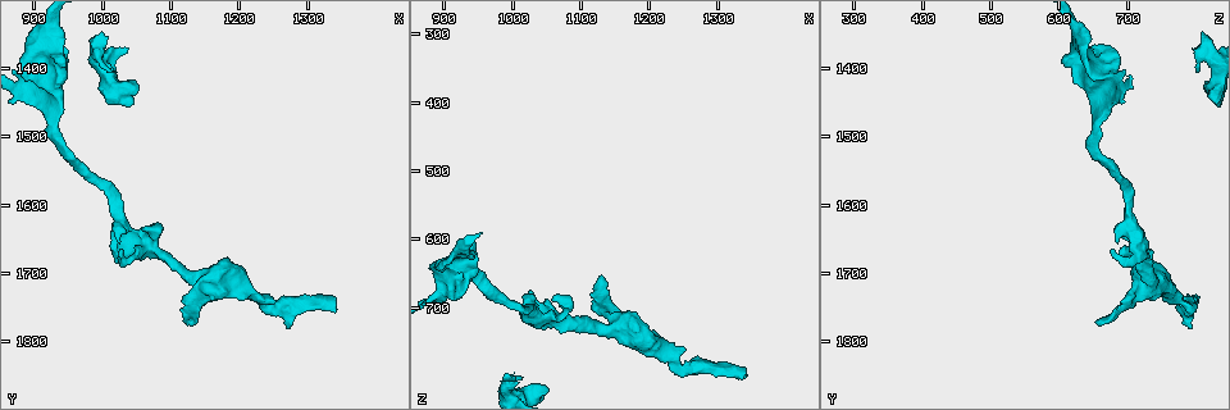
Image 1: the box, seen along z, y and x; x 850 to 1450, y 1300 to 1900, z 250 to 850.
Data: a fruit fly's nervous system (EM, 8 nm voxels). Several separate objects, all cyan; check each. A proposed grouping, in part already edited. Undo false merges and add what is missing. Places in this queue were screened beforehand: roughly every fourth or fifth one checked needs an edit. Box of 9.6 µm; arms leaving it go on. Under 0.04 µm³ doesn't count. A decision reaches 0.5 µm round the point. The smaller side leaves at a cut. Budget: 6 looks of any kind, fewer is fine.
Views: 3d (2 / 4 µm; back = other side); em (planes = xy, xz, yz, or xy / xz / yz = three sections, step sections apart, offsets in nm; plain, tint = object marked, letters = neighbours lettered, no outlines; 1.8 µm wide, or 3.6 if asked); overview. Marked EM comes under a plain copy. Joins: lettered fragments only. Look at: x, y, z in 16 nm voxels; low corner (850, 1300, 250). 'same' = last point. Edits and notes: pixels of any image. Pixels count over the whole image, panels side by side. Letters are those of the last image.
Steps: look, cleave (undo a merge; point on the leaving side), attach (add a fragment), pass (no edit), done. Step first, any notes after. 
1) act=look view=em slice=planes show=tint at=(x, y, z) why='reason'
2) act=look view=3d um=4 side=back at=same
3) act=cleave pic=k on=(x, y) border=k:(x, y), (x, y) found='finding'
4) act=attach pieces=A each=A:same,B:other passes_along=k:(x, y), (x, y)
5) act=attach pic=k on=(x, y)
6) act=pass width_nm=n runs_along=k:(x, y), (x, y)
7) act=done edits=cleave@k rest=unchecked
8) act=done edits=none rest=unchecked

act=look view=3d um=4 at=(1000, 1345, 815) why='branch stops here'

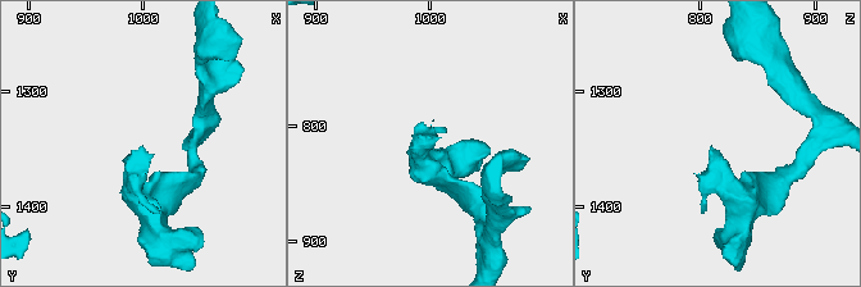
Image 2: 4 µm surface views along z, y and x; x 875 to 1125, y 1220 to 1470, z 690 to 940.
act=look view=em slice=xy step=8 show=letters at=(1000, 1346, 812) why='now the EM'

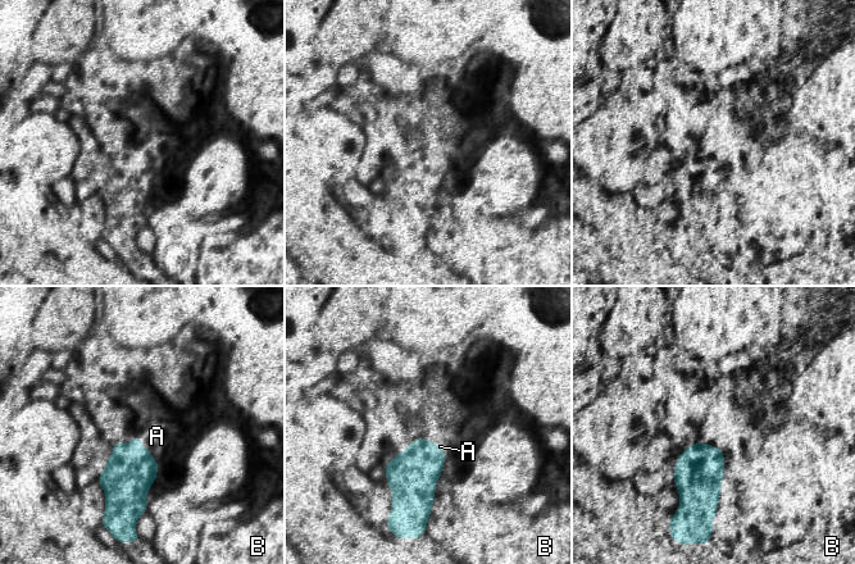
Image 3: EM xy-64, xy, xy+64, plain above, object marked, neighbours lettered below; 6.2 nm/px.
act=look view=em slice=planes show=letters at=same why='cut it another way'

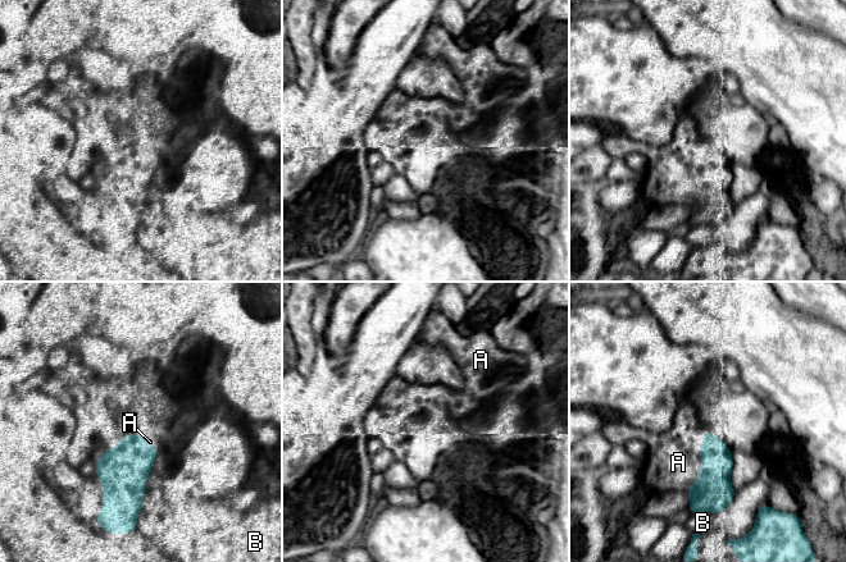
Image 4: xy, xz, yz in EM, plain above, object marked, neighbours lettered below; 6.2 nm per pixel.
act=attach pic=4 on=(678, 462) longest_contact=A:420nm each=A:same,B:other found='the cell continues'

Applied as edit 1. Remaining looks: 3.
act=look view=overview

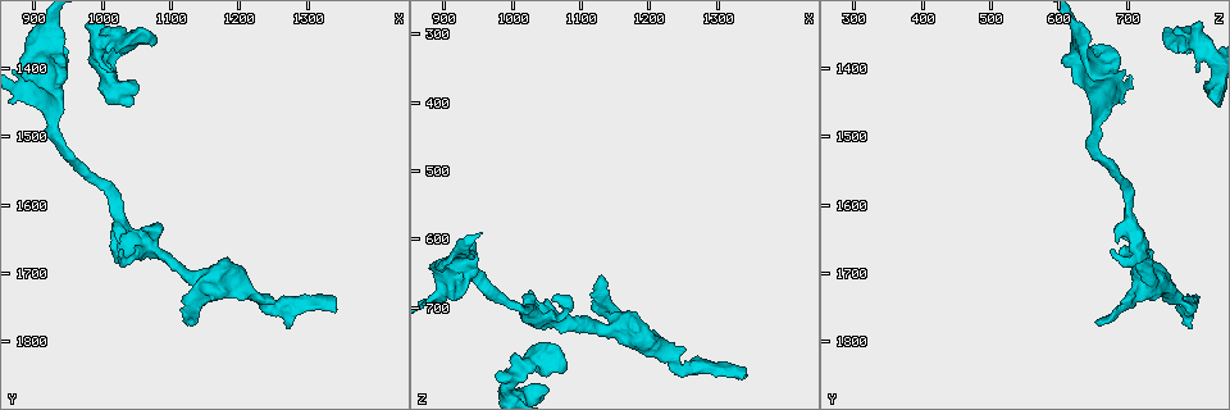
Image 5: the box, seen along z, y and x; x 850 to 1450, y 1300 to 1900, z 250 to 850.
act=look view=3d um=2 at=(1340, 1755, 795) why='free end'

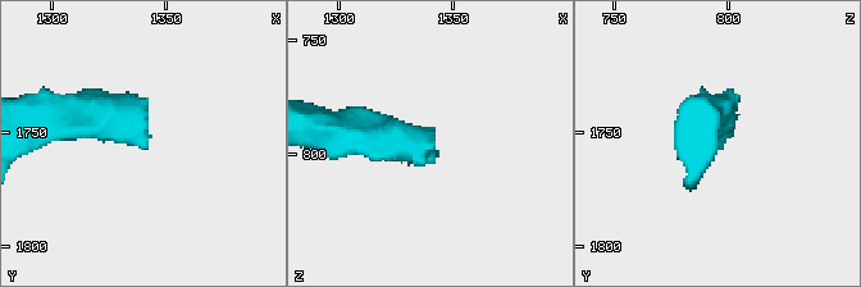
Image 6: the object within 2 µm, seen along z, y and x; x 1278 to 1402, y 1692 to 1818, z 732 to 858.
act=look view=em slice=planes show=letters at=(1341, 1758, 798) why='now the EM'

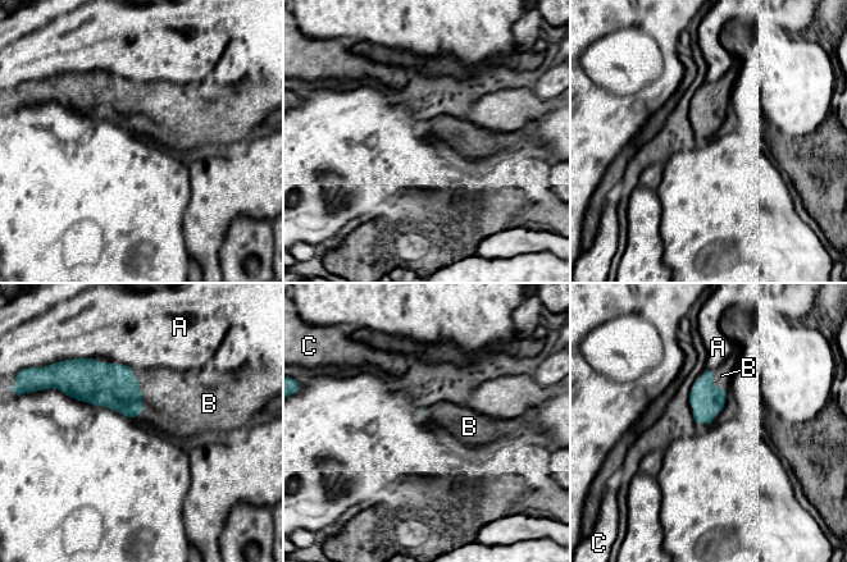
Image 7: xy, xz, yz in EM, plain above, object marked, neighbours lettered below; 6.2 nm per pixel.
act=attach pic=7 on=(174, 416) each=A:other,B:same,C:other passes_along=7:(113, 385), (141, 396), (174, 416) found='it goes on there'

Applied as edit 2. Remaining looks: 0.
act=done edits=attach@4,attach@7 rest=unchecked

